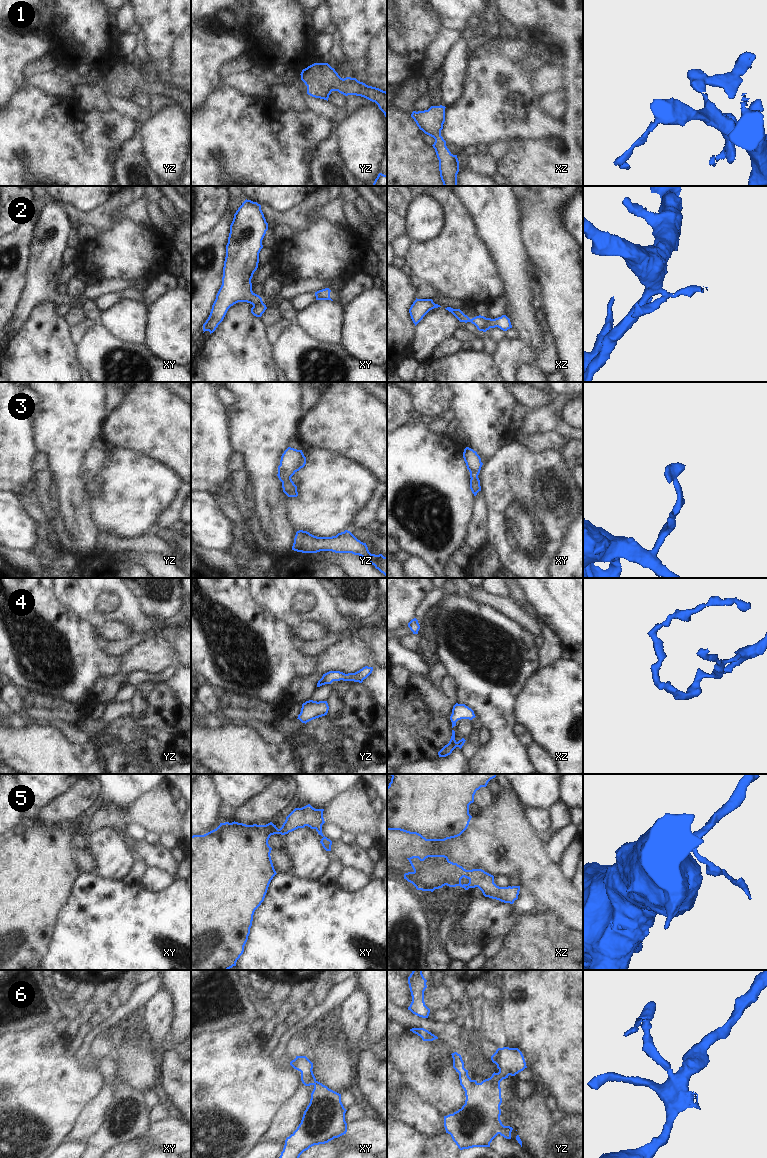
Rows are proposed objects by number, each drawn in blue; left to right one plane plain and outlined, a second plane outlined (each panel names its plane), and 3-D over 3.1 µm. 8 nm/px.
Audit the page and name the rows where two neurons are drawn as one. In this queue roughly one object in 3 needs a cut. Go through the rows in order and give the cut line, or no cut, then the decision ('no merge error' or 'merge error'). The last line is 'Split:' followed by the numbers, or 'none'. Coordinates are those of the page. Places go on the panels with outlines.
1: no cut | no merge error
2: xy (262, 301), (253, 306) | merge error
3: no cut | no merge error
4: no cut | no merge error
5: no cut | no merge error
6: no cut | no merge error
Split: 2

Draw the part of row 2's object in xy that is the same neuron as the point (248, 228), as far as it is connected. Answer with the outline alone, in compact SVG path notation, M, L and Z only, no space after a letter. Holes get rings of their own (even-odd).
M246 199L230 225L222 285L203 324L204 332L213 333L234 304L247 302L255 306L262 302L262 298L252 291L251 279L258 268L262 240L267 230L268 223L261 205Z

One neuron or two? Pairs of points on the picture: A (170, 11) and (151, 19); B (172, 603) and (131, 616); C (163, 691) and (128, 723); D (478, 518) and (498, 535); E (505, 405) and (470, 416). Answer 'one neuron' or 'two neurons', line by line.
A: one neuron
B: two neurons
C: one neuron
D: two neurons
E: one neuron

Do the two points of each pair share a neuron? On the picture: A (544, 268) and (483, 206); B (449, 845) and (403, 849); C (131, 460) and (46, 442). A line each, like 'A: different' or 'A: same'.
A: different
B: same
C: different

